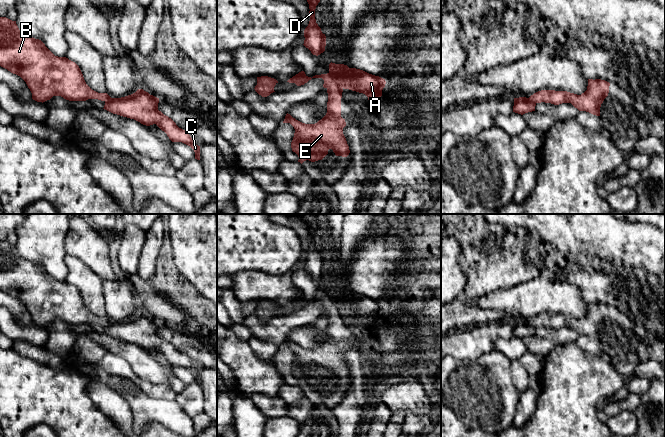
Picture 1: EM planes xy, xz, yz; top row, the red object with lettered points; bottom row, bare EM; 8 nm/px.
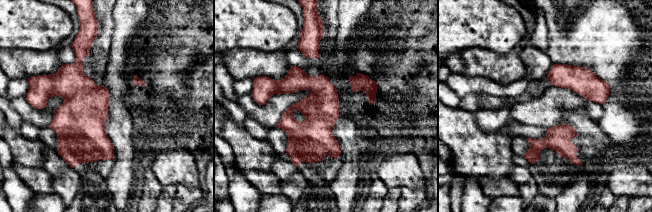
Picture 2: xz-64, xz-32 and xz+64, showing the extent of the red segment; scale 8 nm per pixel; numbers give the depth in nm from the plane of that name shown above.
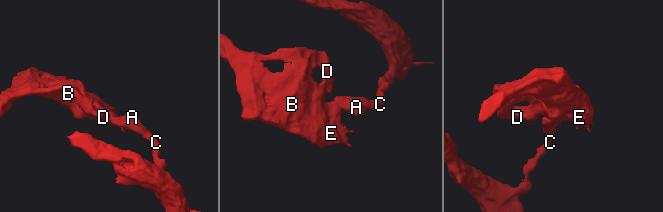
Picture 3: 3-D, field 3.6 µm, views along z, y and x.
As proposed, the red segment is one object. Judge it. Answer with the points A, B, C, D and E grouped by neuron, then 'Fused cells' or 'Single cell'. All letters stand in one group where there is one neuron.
Groups: A C / B D E. Fused cells

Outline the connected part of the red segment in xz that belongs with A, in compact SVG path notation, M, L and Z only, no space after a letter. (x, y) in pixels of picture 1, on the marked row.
M329 64L329 75L337 84L344 89L363 93L368 97L369 102L377 103L382 96L385 87L385 79L369 74L363 70L349 68L344 64Z

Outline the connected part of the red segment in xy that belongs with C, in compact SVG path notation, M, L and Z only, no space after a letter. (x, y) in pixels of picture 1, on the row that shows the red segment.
M138 89L131 95L105 101L103 109L146 126L156 124L172 142L182 142L190 146L195 152L195 159L200 160L200 146L193 142L187 131L179 128L171 118L158 110L158 103L159 98Z

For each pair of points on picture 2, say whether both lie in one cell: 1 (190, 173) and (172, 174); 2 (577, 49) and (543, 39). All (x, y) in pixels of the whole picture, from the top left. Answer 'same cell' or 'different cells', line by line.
1: same cell
2: different cells

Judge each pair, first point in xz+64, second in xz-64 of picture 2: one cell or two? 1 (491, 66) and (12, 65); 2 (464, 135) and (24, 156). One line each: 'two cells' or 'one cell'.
1: one cell
2: one cell

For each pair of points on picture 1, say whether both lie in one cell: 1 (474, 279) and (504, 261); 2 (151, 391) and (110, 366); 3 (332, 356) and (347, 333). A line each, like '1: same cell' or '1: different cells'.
1: same cell
2: same cell
3: same cell

